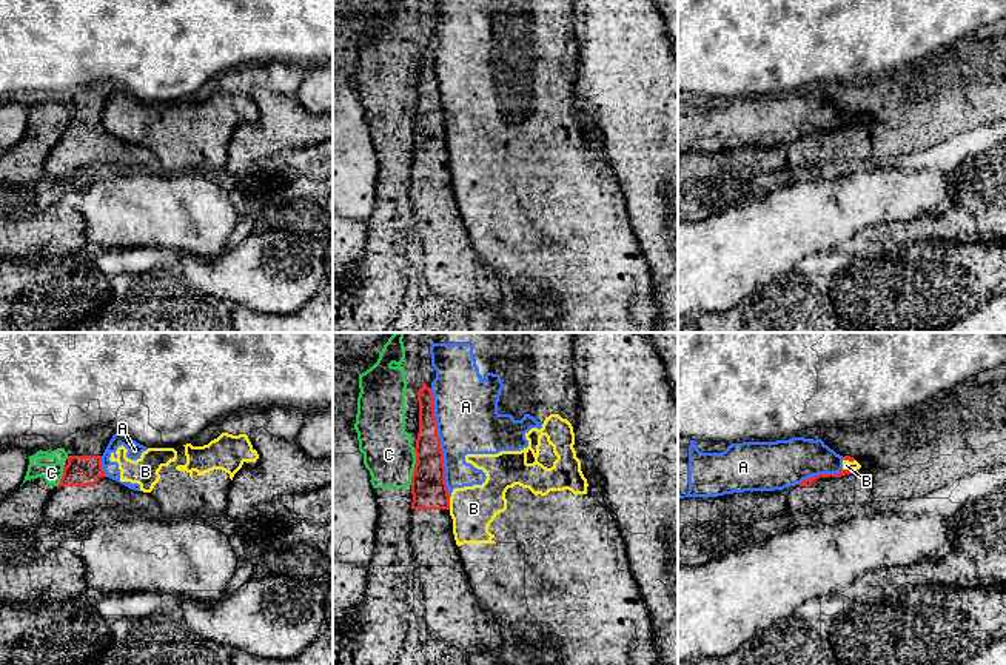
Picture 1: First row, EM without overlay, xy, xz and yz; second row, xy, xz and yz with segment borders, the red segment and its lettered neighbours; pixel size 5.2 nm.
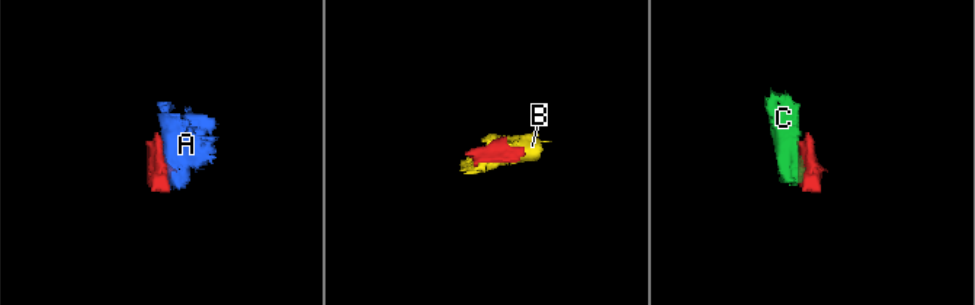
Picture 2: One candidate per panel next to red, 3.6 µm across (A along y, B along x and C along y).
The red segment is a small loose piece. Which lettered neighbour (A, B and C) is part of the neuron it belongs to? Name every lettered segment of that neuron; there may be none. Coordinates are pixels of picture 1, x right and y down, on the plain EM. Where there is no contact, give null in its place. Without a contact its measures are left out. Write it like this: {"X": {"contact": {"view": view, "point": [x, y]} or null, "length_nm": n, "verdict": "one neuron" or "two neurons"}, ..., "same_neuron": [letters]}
{"A": {"contact": {"view": "xz", "point": [439, 97]}, "length_nm": 600, "verdict": "two neurons"}, "B": {"contact": {"view": "yz", "point": [851, 125]}, "length_nm": 80, "verdict": "two neurons"}, "C": {"contact": {"view": "xz", "point": [415, 122]}, "length_nm": 190, "verdict": "two neurons"}, "same_neuron": []}

